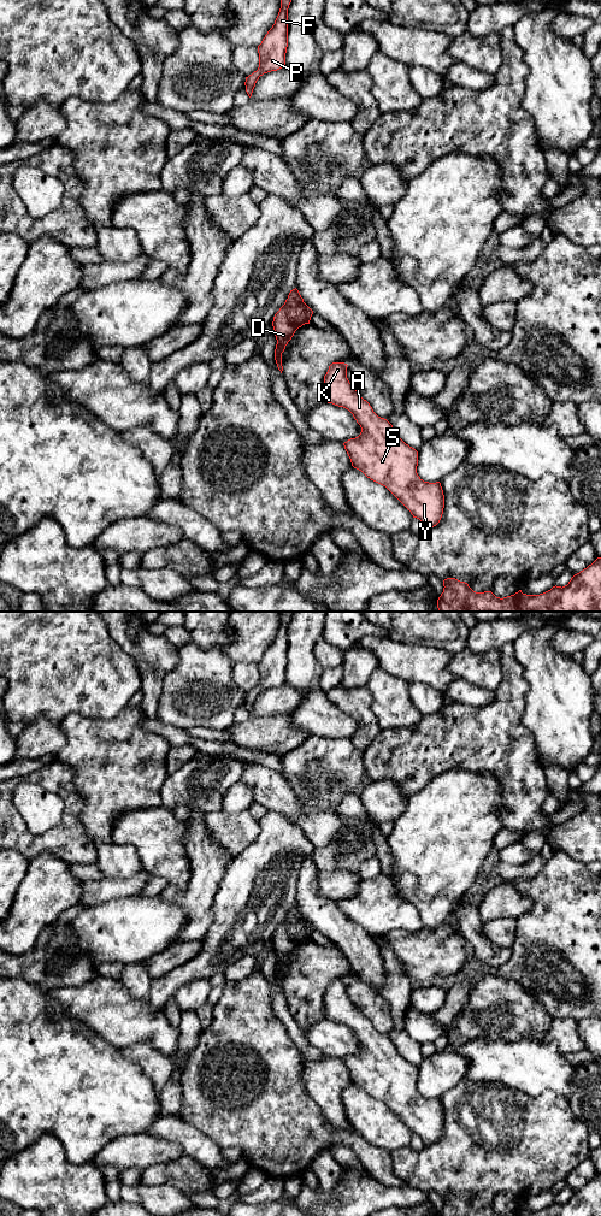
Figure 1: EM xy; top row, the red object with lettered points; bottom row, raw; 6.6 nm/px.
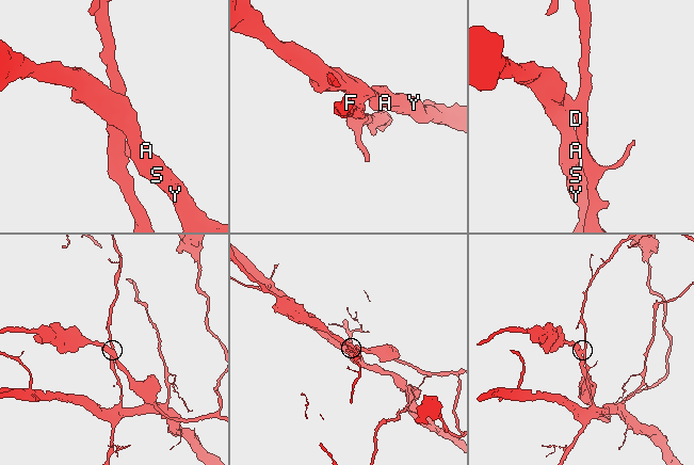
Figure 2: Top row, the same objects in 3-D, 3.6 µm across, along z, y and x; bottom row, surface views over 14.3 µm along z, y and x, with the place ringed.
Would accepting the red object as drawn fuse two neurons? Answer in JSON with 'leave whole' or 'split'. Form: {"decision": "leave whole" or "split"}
{"decision": "split"}

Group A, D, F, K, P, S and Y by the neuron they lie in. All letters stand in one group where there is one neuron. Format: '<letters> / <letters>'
A K S Y / D F P

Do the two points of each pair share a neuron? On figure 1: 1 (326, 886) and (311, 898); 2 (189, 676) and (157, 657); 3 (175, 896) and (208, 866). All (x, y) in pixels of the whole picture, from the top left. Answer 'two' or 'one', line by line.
1: two
2: two
3: one

